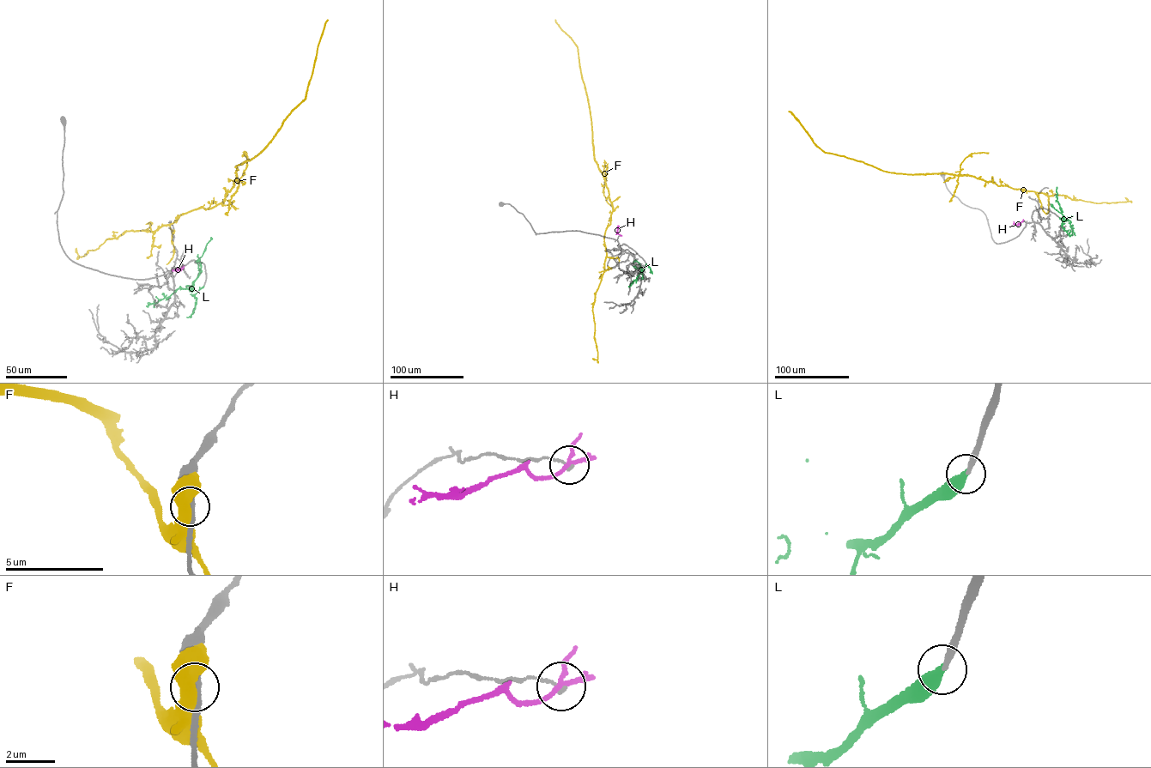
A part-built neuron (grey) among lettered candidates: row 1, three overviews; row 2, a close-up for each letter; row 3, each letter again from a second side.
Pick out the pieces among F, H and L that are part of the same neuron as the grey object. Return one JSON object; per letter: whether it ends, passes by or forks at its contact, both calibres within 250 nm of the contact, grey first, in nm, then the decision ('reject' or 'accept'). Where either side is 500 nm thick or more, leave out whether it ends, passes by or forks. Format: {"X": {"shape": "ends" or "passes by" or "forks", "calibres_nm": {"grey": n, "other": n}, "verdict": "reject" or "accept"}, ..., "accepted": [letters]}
{"F": {"calibres_nm": {"grey": 260, "other": 550}, "verdict": "reject"}, "H": {"shape": "forks", "calibres_nm": {"grey": 110, "other": 170}, "verdict": "reject"}, "L": {"calibres_nm": {"grey": 280, "other": 550}, "verdict": "accept"}, "accepted": ["L"]}

